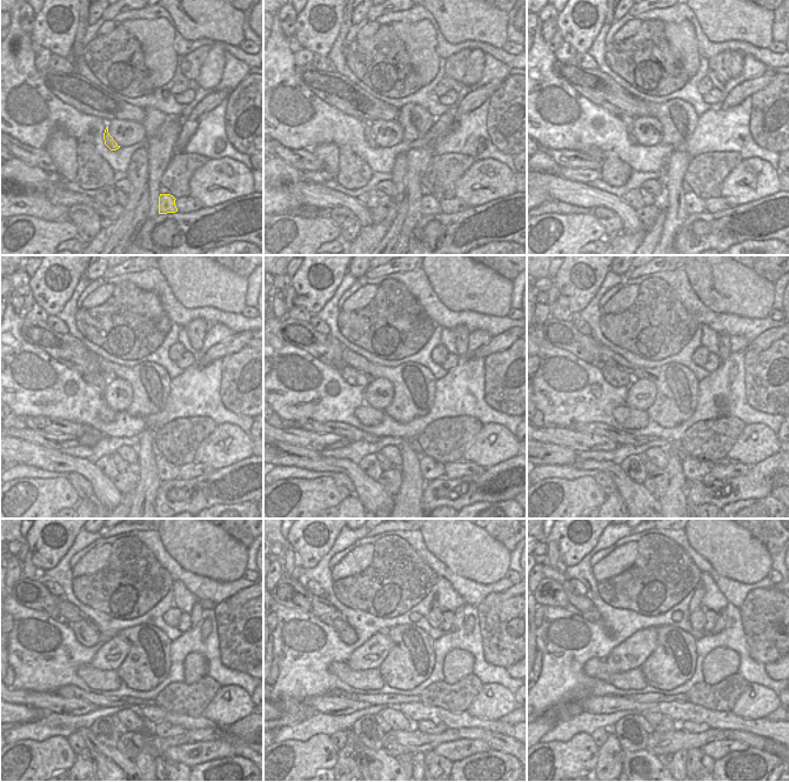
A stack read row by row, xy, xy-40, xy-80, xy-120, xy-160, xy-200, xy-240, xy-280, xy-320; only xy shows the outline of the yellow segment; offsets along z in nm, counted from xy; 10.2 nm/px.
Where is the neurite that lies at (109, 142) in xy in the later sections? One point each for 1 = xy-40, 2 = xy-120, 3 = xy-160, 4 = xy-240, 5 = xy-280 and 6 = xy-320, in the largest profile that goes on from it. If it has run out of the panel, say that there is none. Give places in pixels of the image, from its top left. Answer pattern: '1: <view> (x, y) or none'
1: xy-40 (367, 131)
2: xy-120 (95, 380)
3: xy-160 (353, 376)
4: xy-240 (86, 633)
5: xy-280 (346, 633)
6: xy-320 (592, 615)

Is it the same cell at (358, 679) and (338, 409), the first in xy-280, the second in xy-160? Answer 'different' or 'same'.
different

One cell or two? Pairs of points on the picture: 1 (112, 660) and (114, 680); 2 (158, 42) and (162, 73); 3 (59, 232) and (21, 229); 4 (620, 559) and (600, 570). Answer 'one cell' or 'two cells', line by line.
1: two cells
2: one cell
3: one cell
4: one cell

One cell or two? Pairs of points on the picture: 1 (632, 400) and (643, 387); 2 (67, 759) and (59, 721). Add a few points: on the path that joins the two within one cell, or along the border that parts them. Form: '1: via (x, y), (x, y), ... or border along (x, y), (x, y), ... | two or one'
1: via (635, 396), (641, 390) | one
2: border along (66, 737), (53, 735), (48, 739), (35, 741) | two

